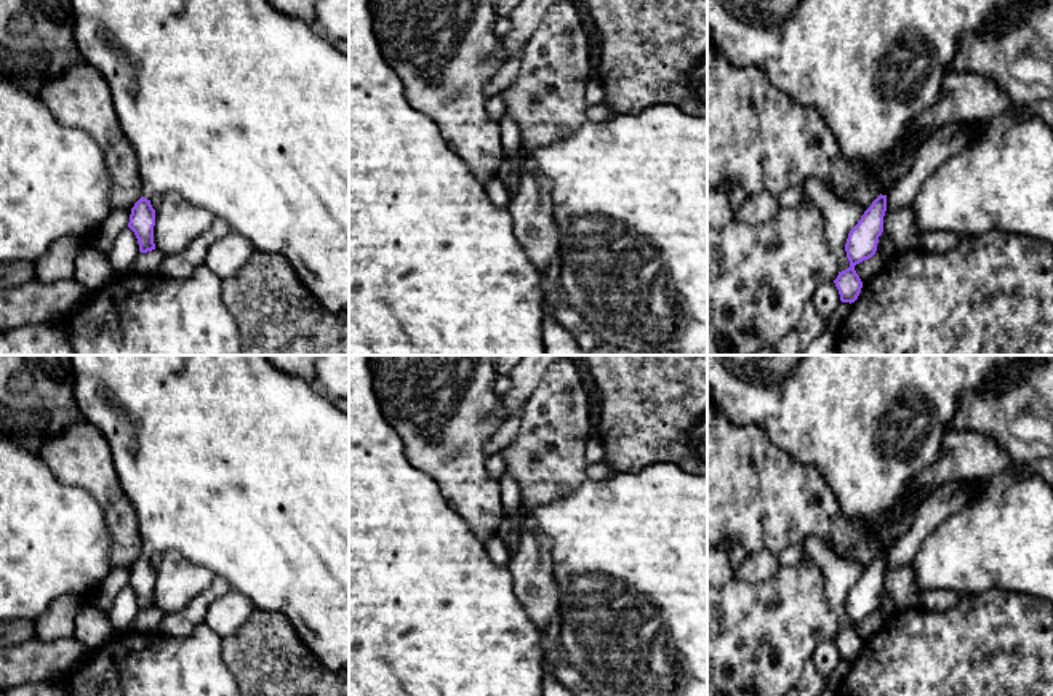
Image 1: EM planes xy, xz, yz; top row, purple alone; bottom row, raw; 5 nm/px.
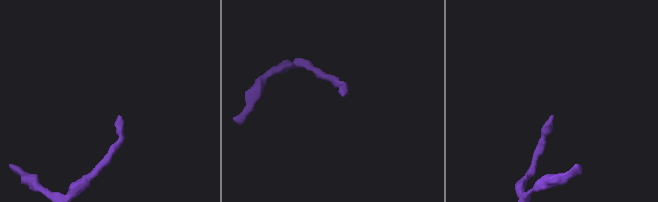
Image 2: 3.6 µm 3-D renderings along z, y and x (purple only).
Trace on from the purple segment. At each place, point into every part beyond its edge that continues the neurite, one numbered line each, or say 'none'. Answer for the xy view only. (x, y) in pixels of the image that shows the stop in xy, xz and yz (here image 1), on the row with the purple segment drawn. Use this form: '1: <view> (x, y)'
1: xy (244, 111)

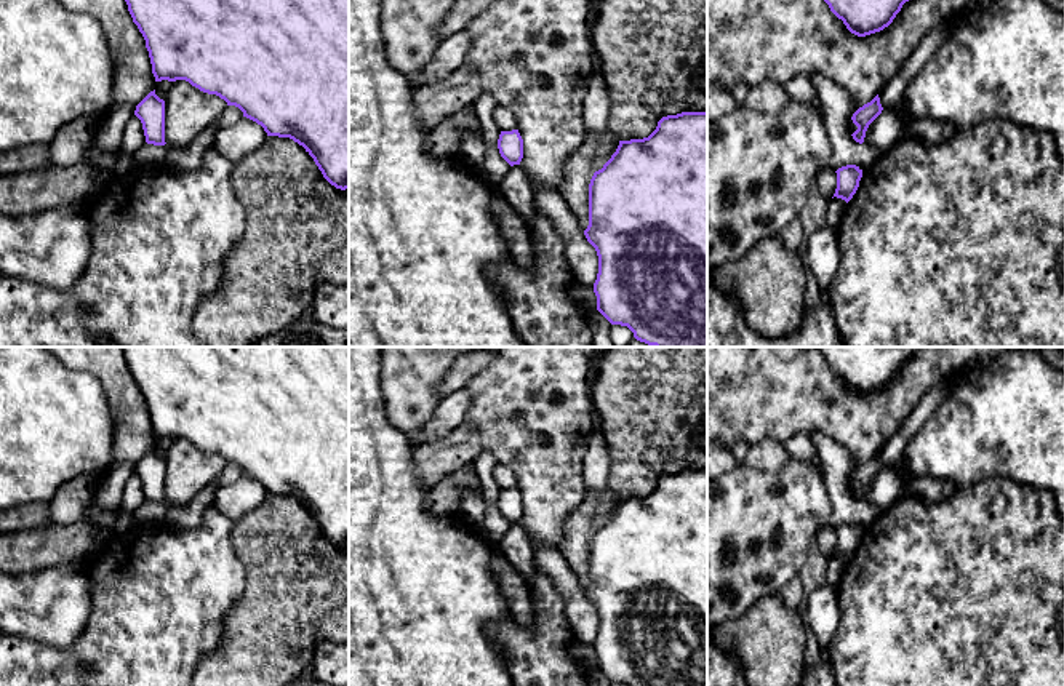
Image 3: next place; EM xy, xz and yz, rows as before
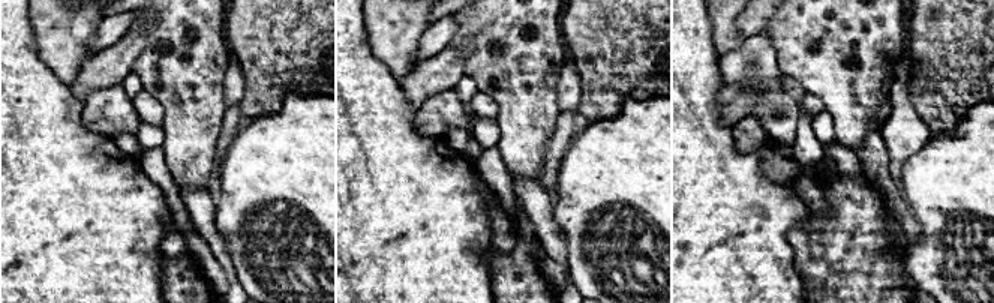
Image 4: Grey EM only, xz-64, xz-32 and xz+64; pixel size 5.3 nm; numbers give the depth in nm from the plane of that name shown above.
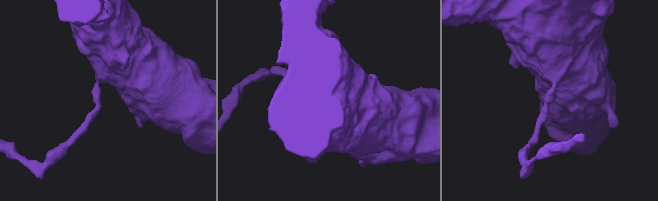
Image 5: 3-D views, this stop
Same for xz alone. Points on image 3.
none

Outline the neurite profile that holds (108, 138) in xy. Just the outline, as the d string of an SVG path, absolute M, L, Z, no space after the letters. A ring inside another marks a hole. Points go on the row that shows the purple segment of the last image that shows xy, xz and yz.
M118 106L112 109L98 125L91 144L106 155L122 155L123 130L134 115L133 106Z

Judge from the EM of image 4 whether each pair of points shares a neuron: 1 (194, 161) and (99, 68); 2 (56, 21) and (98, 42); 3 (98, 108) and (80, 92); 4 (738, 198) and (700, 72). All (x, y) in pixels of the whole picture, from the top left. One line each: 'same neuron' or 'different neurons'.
1: different neurons
2: different neurons
3: different neurons
4: same neuron

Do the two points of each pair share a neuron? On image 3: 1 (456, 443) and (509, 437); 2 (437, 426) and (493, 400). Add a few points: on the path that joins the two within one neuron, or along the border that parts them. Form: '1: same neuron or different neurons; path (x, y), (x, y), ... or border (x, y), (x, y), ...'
1: different neurons; border (464, 421), (477, 430), (484, 448)
2: different neurons; border (464, 387), (469, 394), (469, 410), (464, 419)

